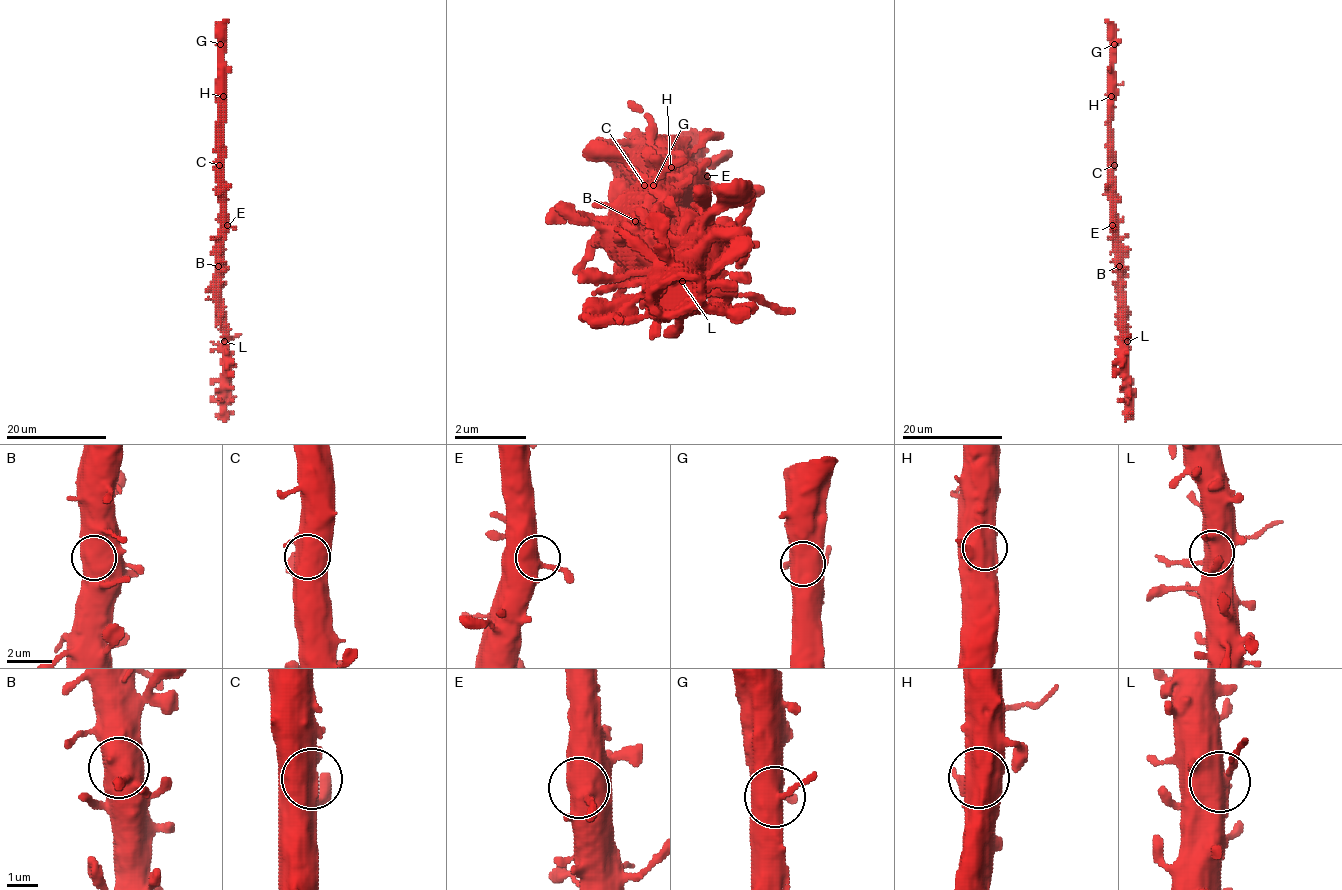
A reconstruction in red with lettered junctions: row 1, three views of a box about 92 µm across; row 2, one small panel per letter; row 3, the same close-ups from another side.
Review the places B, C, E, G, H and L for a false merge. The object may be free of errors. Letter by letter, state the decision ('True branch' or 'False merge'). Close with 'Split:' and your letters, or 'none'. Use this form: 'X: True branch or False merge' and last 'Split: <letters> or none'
B: True branch
C: True branch
E: True branch
G: True branch
H: True branch
L: False merge
Split: L

